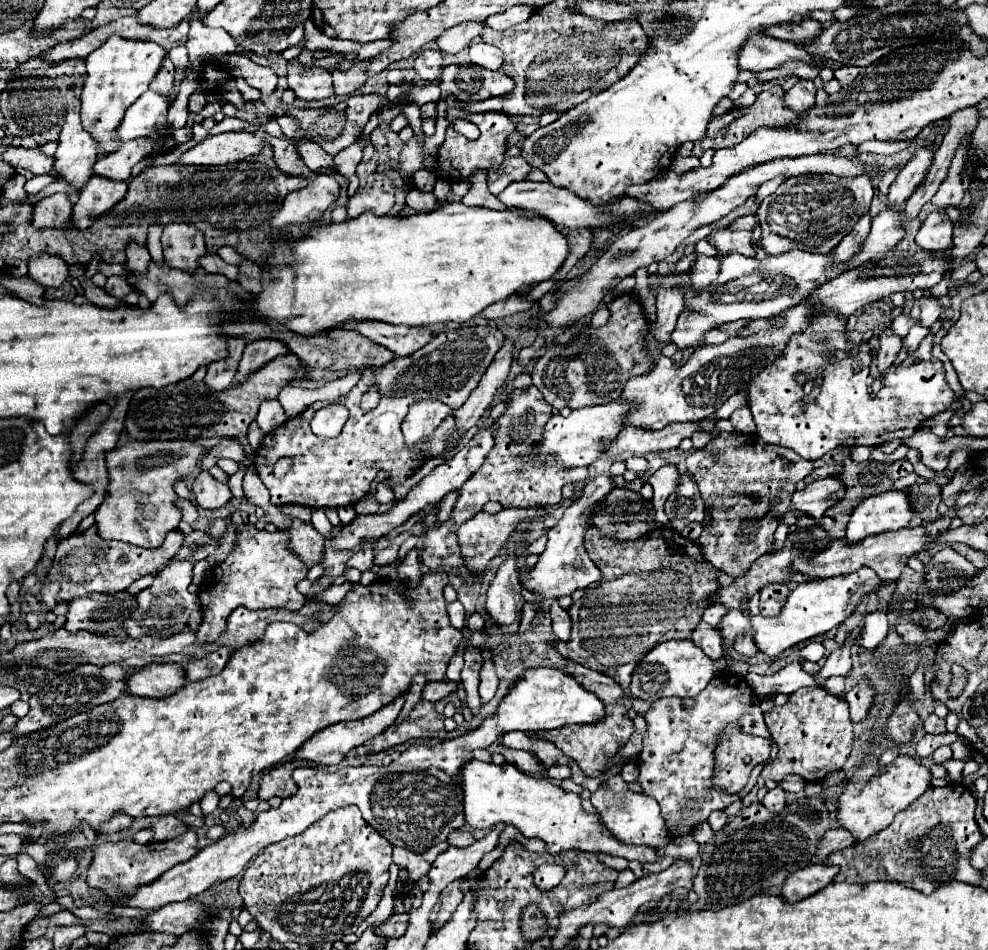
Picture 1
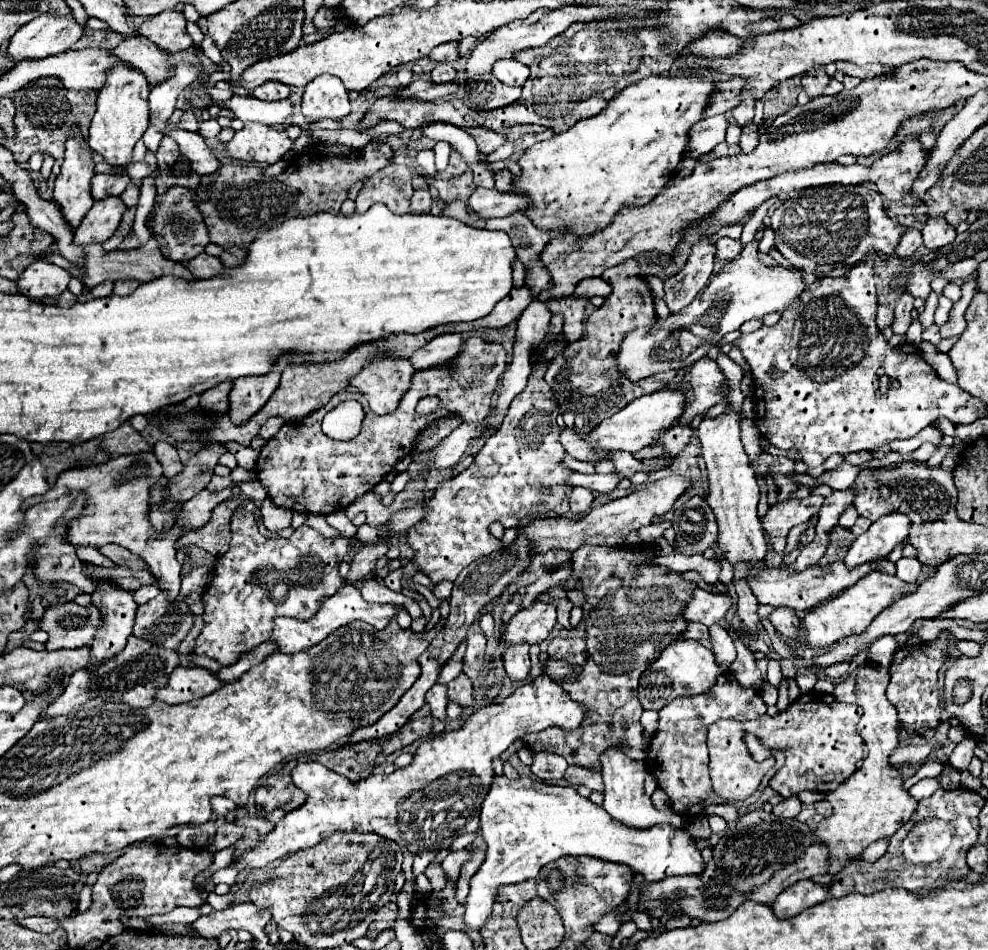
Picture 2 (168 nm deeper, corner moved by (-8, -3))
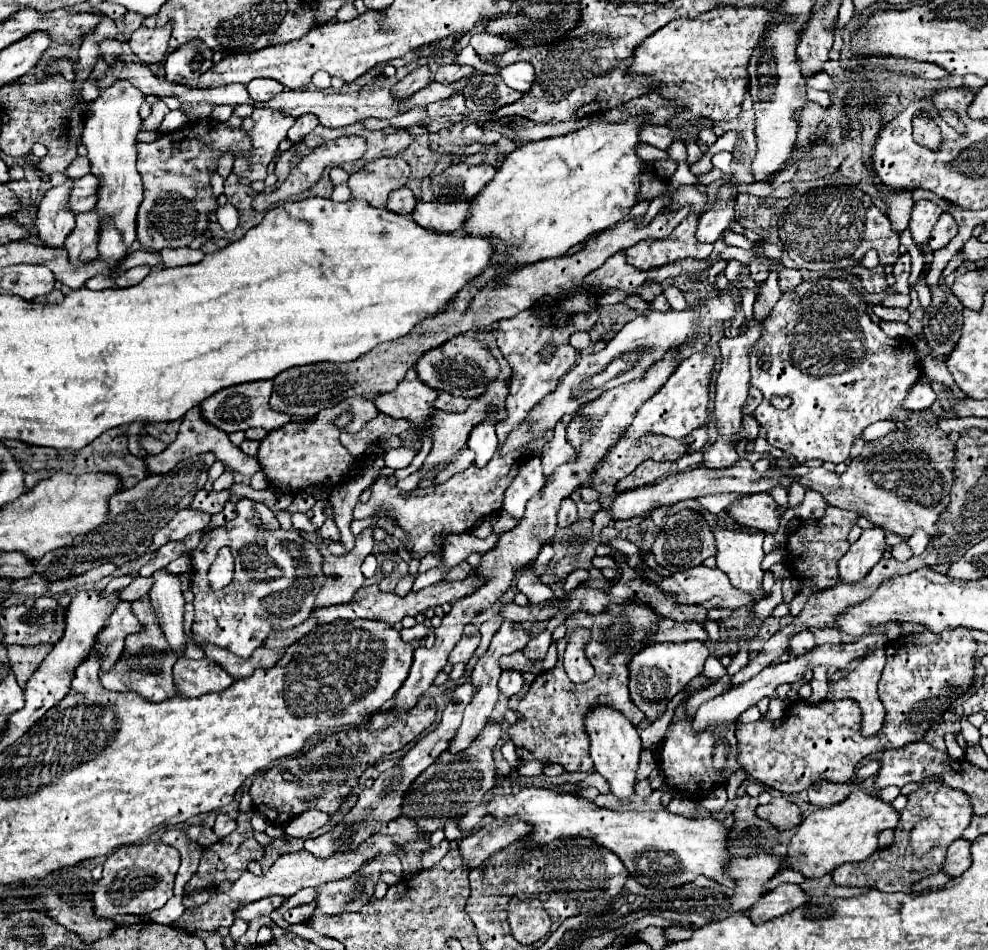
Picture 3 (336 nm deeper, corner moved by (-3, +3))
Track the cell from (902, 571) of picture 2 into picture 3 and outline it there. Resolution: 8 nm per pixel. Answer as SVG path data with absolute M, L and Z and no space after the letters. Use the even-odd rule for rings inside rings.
M915 532L911 538L907 538L907 544L909 544L909 548L911 548L913 556L919 556L919 554L925 550L927 542L929 542L929 540L927 540L925 532Z

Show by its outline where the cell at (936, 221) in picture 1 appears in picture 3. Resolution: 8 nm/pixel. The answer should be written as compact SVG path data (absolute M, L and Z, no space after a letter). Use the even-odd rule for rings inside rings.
M921 200L915 202L913 212L911 212L911 222L909 222L909 230L913 234L913 240L917 244L927 244L931 230L935 228L939 216L941 216L941 208L935 202L929 200Z

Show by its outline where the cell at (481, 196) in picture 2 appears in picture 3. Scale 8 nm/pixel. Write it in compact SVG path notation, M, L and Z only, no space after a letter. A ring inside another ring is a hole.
M471 200L457 202L419 202L413 210L411 218L425 228L435 228L437 232L459 232L467 222L467 214L471 212Z

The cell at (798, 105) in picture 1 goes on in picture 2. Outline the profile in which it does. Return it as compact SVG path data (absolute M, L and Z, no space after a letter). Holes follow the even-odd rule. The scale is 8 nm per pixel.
M824 66L816 68L816 70L808 70L800 78L802 78L802 88L806 90L806 94L810 98L820 96L824 92L824 88L828 86L828 82L830 82L830 74L826 72Z

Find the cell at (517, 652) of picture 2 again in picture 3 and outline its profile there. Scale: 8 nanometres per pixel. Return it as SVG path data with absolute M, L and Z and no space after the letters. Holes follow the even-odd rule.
M503 670L501 678L499 678L499 690L505 694L505 696L513 696L521 690L523 686L523 672L517 672L517 670Z

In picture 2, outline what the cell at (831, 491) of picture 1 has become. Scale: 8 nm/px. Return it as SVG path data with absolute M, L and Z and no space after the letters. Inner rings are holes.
M810 494L804 500L786 500L786 502L778 502L778 504L770 506L768 512L764 514L764 518L760 518L760 520L762 520L766 534L770 536L772 550L784 552L786 536L788 536L790 528L804 524L812 514L816 514L820 510L822 502L824 502L822 496Z

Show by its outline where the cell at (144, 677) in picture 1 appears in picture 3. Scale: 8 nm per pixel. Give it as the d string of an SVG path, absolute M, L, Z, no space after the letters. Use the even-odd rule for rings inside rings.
M179 658L173 668L173 684L177 692L185 698L203 696L209 692L219 692L231 686L233 678L213 660L189 660Z

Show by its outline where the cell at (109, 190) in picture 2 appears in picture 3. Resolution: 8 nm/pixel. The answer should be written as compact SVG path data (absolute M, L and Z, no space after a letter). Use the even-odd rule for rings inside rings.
M87 174L79 180L75 180L73 192L71 192L71 210L75 214L93 210L99 200L97 192L99 192L99 180L95 174Z

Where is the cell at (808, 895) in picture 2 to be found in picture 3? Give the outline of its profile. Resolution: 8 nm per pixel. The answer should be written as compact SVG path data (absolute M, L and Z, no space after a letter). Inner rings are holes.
M781 884L775 890L761 896L761 900L749 908L749 916L755 924L783 916L807 902L807 892L799 884Z

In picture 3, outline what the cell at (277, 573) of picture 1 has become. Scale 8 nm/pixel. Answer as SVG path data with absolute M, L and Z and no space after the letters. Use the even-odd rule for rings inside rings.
M241 498L235 504L235 512L237 516L233 520L225 526L213 528L201 538L201 544L191 556L191 566L197 574L191 582L195 594L193 638L197 646L213 644L247 658L271 632L299 626L309 618L323 586L315 580L315 576L321 574L323 556L317 544L301 536L301 530L283 532L255 528L251 524L253 500ZM223 546L231 548L235 558L235 576L223 590L213 590L207 580L207 570Z

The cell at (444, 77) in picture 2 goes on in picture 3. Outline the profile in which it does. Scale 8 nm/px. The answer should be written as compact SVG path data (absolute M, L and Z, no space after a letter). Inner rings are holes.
M441 64L435 72L435 80L441 84L449 84L455 82L467 74L471 74L473 68L471 66L461 66L461 64Z

